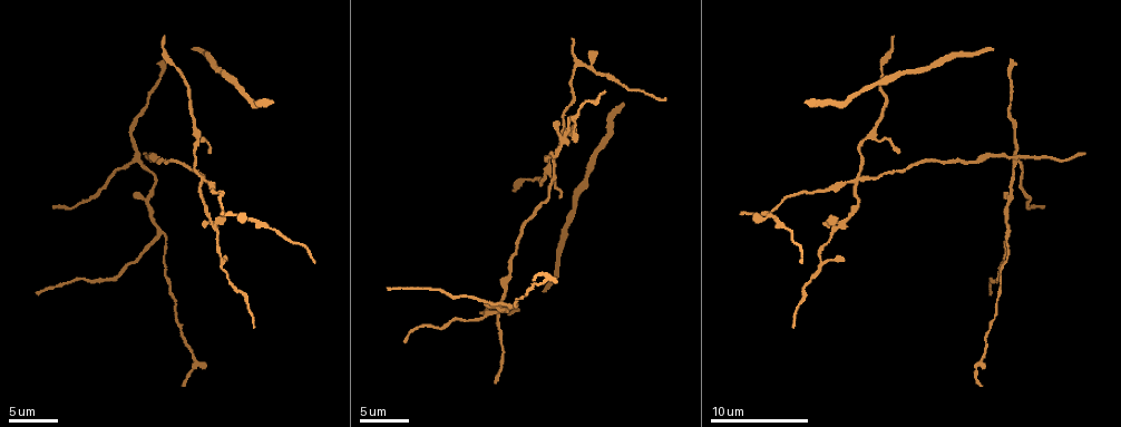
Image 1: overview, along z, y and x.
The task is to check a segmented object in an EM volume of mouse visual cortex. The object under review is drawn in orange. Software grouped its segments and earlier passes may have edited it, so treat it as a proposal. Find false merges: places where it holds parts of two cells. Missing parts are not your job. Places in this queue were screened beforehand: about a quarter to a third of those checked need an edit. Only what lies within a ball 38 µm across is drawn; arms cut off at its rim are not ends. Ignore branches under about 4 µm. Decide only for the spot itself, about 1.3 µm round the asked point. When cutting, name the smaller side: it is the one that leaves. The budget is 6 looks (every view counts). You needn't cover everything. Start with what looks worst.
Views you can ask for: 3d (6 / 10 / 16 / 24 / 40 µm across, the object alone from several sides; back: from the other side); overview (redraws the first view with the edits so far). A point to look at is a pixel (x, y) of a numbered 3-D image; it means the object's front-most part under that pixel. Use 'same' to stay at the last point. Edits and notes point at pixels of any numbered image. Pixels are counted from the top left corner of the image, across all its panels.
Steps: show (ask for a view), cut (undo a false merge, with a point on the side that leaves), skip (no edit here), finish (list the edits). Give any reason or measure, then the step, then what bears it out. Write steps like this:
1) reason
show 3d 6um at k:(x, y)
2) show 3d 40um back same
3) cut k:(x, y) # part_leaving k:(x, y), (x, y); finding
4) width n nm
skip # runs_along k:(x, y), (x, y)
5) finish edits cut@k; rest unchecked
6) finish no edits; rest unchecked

four-way junction
show 3d 10um at 1:(200, 184)

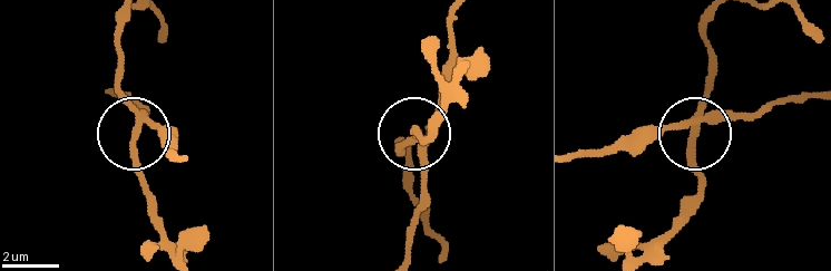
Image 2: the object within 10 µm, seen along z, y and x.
width 260 nm
cut 2:(421, 184) # part_leaving 2:(702, 118), (750, 118), (815, 97); a second cell is stuck on

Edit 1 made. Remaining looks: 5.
show overview

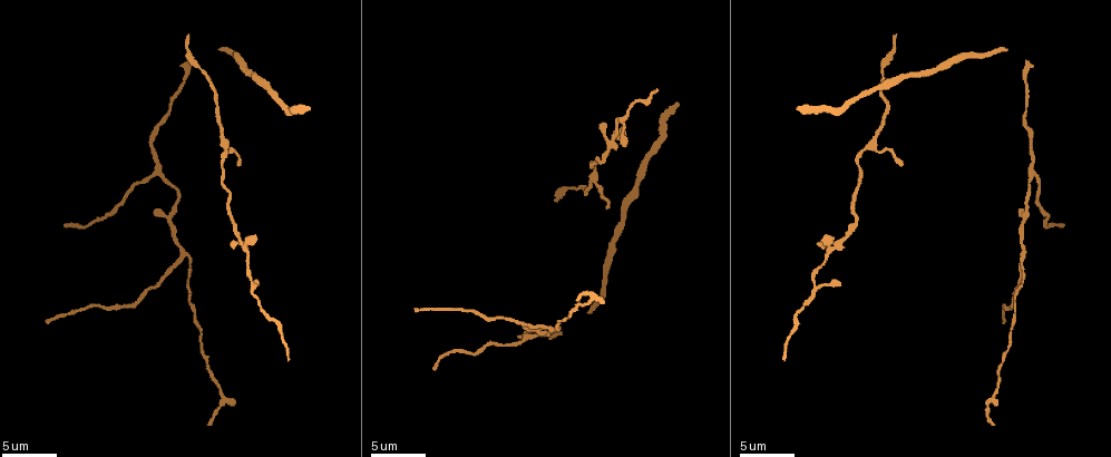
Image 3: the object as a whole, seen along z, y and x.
calibre changes
show 3d 16um at 3:(615, 137)

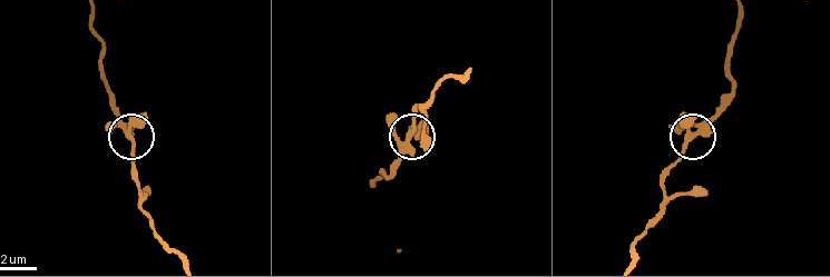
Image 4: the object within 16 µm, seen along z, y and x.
closer look
show 3d 6um at 4:(408, 132)

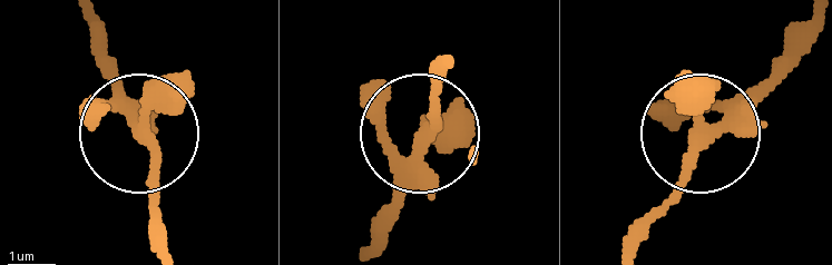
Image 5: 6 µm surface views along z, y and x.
width 260 nm
skip # continuous, no second cell

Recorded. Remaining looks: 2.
two arms in line, one across
show 3d 6um at 3:(532, 335)

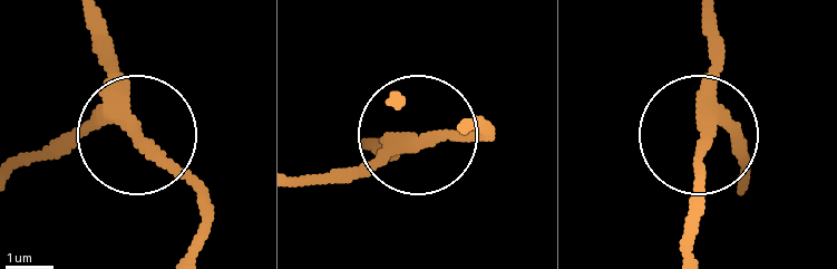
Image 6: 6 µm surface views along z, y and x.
other side
show 3d 6um back at 6:(133, 131)

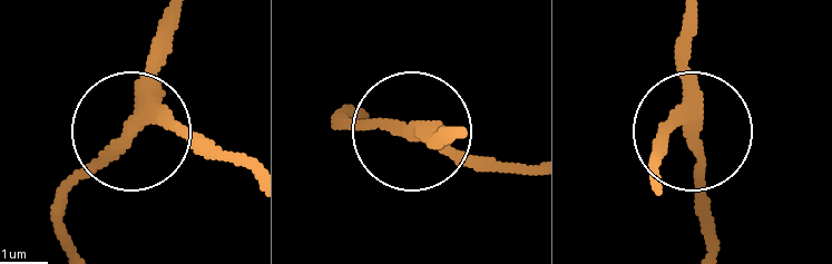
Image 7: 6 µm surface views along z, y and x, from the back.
skip # runs_along 7:(126, 118), (58, 217); one cell here

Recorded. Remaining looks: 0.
finish edits cut@2; rest unchecked

